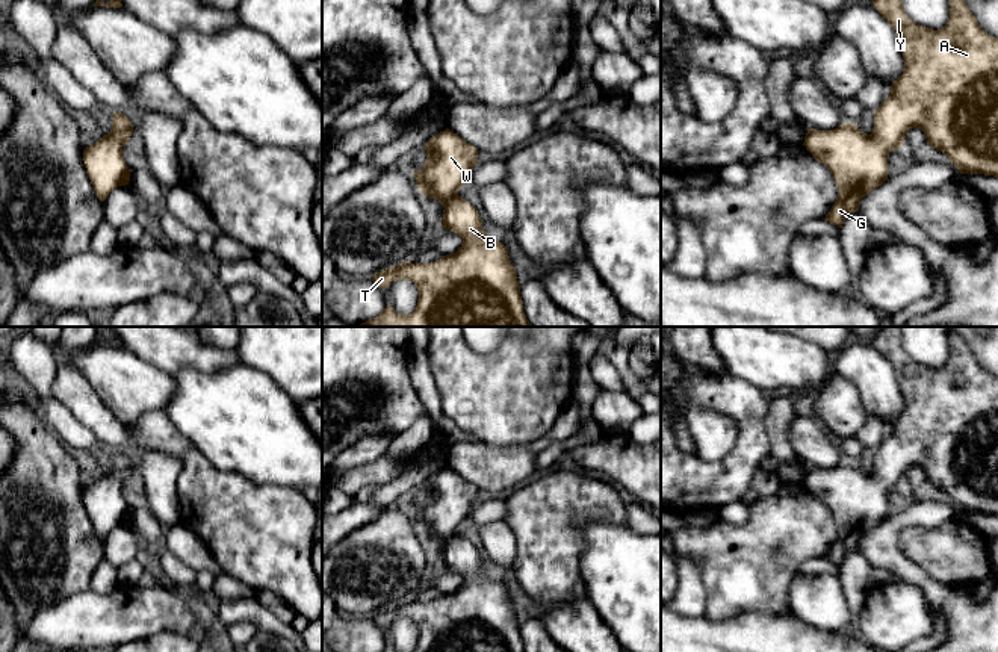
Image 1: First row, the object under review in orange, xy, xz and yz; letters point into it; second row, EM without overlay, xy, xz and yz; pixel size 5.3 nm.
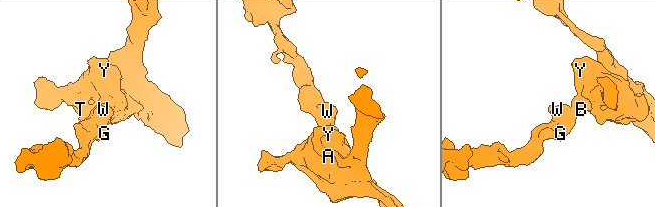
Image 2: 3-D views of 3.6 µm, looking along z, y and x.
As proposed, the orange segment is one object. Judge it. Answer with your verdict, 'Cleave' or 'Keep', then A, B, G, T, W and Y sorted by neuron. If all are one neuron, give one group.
Keep. Groups: A B G T W Y

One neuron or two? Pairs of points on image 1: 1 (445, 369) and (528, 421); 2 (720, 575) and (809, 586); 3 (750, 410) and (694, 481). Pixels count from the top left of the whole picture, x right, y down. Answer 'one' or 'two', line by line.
1: one
2: two
3: one

